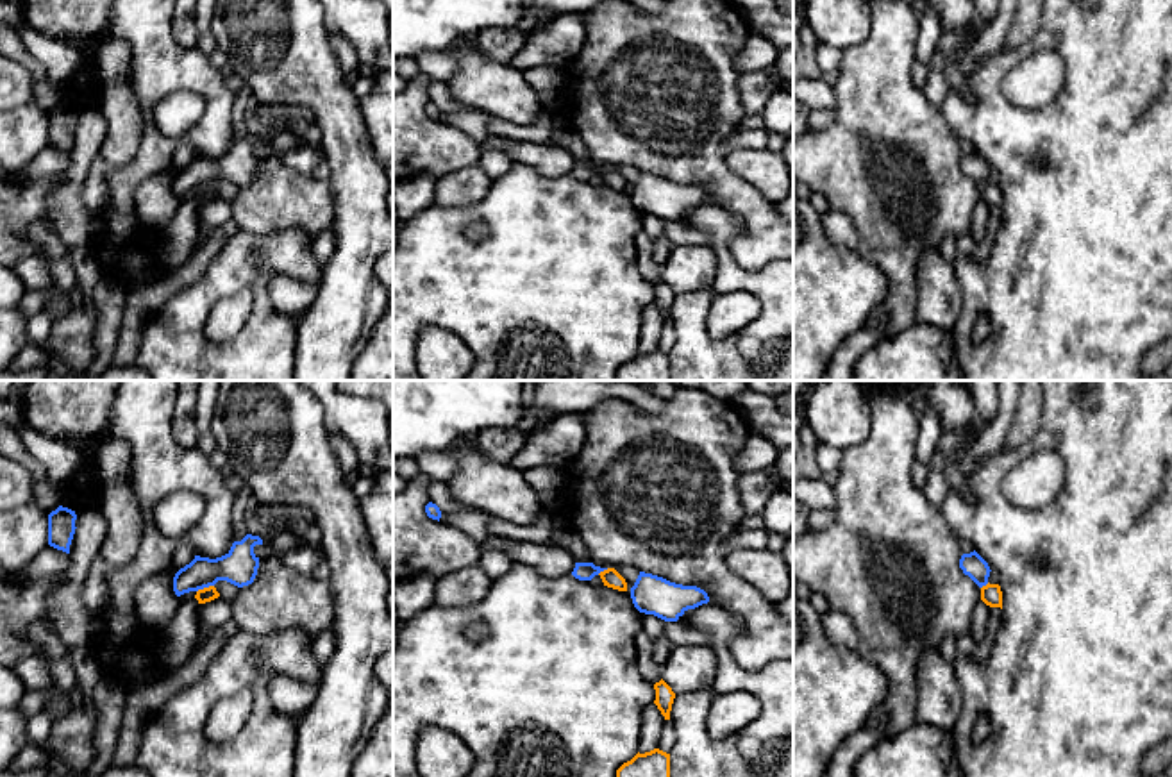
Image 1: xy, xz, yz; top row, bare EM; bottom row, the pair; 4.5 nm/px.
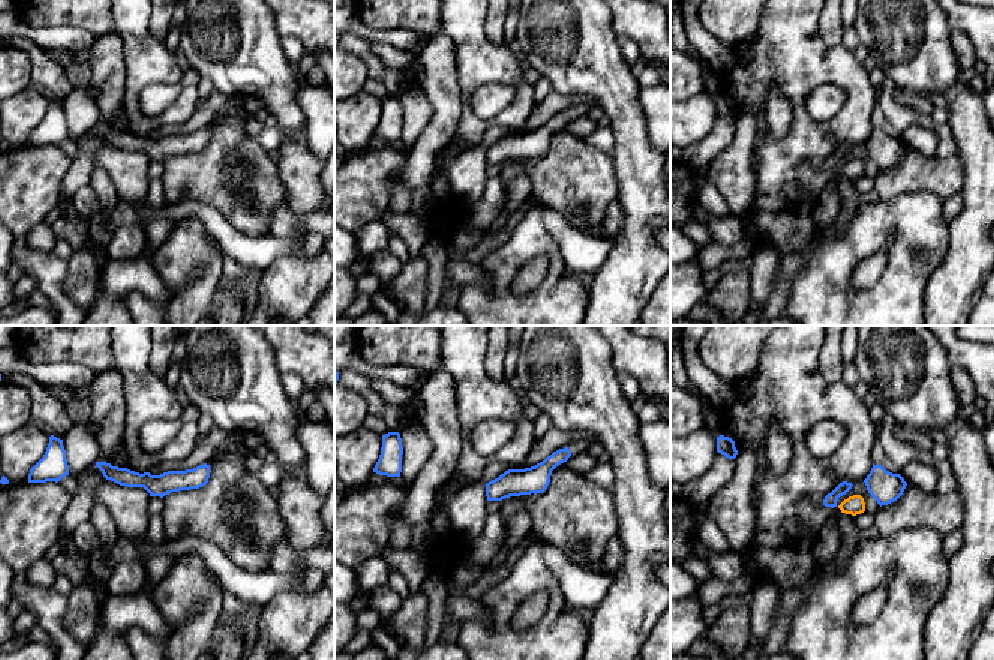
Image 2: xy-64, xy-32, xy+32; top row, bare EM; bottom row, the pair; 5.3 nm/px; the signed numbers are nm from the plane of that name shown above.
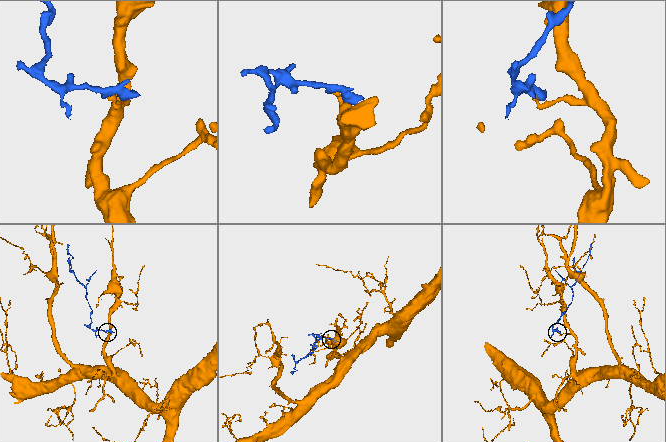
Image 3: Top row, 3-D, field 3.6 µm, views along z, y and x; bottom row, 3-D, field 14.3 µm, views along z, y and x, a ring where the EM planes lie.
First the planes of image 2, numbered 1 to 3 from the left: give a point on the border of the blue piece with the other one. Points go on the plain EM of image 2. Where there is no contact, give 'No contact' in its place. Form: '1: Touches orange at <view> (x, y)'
1: No contact
2: No contact
3: No contact

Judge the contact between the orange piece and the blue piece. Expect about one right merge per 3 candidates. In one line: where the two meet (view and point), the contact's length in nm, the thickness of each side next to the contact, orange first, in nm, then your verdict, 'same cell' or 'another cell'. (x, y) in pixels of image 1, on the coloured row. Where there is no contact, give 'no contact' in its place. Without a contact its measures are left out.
contact xy (204, 588); length 90 nm; calibres 70 and 160 nm; another cell

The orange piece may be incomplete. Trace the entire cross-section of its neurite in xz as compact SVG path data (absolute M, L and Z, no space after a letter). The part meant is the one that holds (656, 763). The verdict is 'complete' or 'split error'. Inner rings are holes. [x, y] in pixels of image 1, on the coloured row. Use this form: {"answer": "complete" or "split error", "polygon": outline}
{"answer": "complete", "polygon": "M659 748L638 752L616 770L616 777L670 777L670 754Z"}

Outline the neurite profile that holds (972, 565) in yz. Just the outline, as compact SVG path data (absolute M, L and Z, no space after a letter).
M974 550L970 554L963 554L959 559L959 568L965 575L968 575L979 588L988 584L990 566L988 563Z

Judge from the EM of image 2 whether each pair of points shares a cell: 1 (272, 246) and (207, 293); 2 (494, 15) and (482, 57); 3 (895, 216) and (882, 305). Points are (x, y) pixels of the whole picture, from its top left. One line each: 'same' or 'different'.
1: different
2: different
3: same

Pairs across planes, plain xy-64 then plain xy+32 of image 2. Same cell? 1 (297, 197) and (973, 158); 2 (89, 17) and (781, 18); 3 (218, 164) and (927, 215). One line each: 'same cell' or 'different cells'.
1: same cell
2: different cells
3: different cells

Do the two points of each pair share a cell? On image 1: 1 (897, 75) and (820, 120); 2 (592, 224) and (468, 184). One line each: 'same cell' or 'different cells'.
1: different cells
2: different cells

